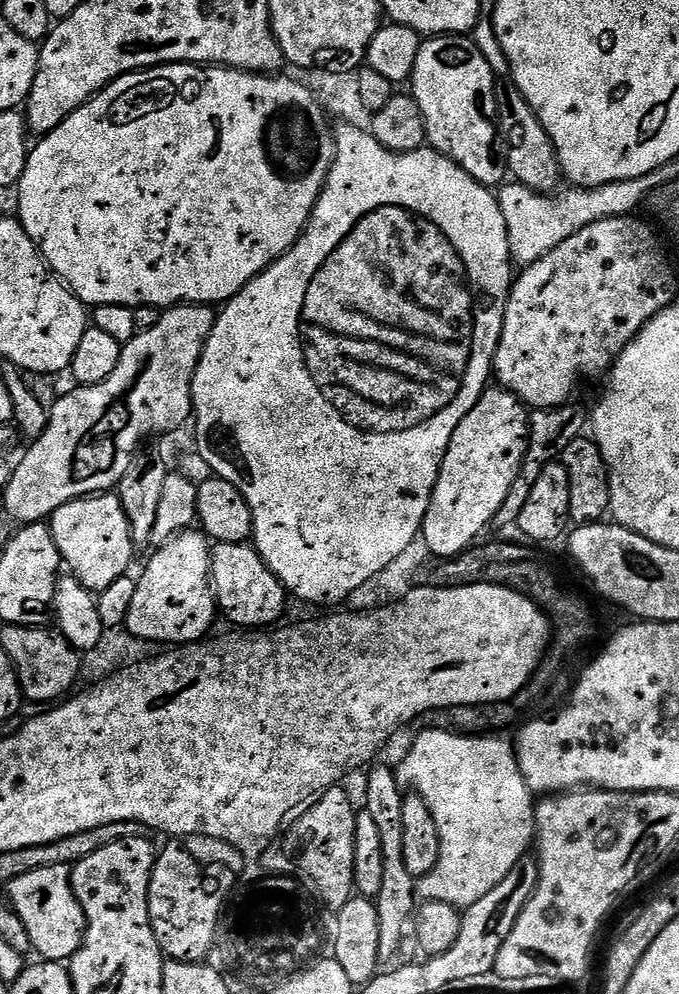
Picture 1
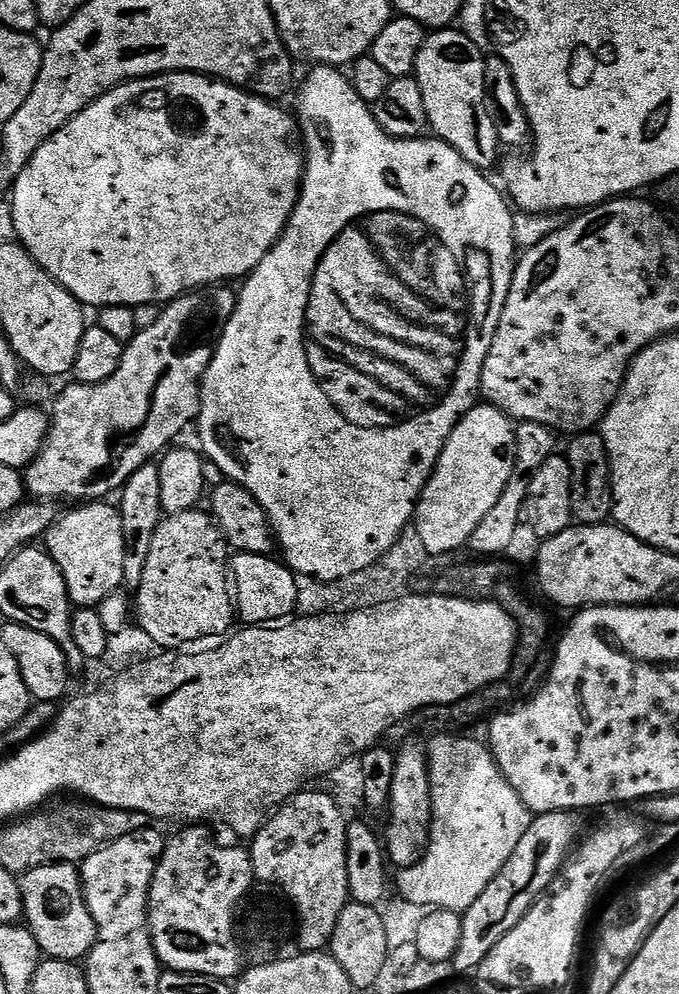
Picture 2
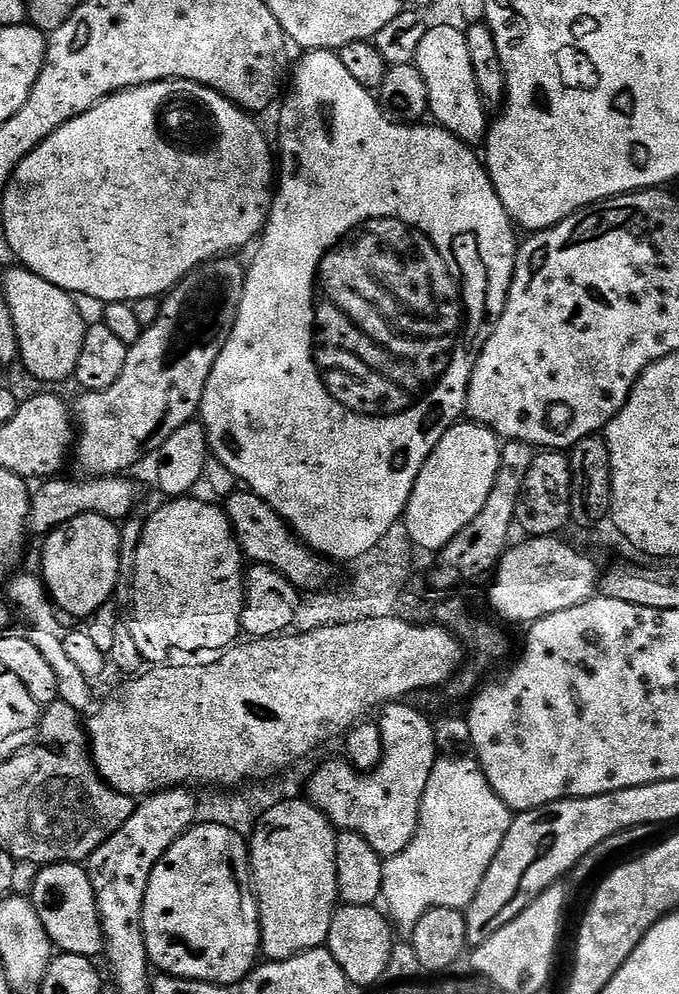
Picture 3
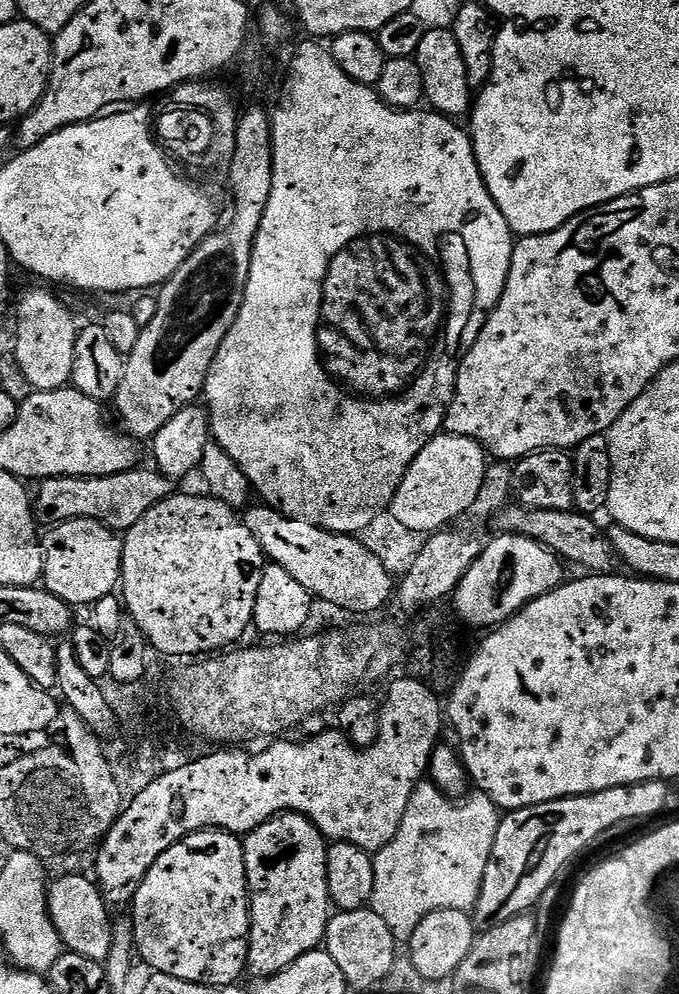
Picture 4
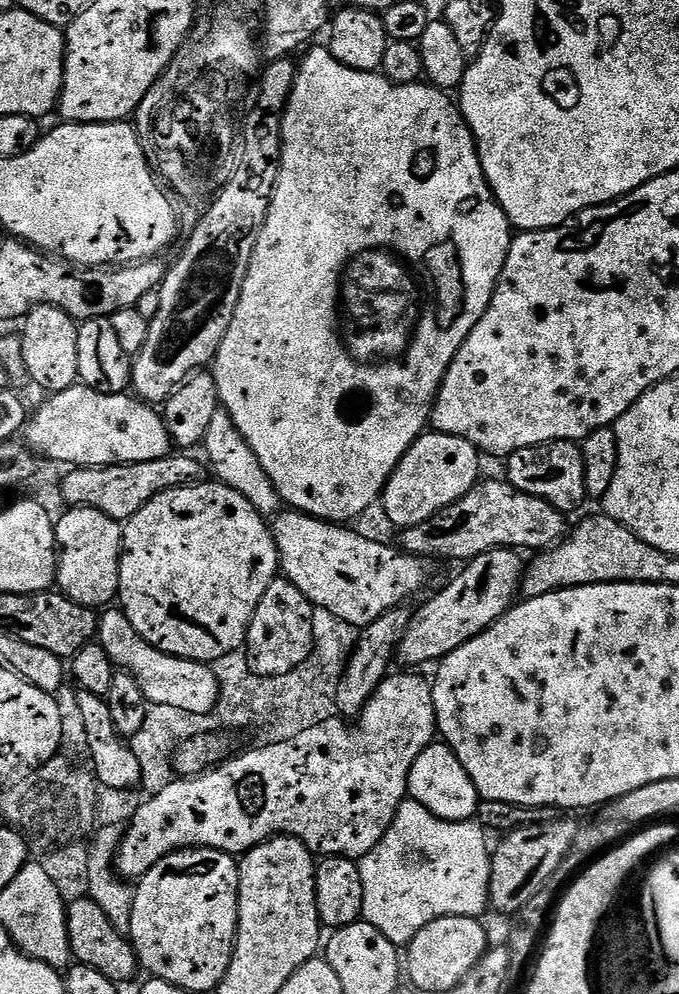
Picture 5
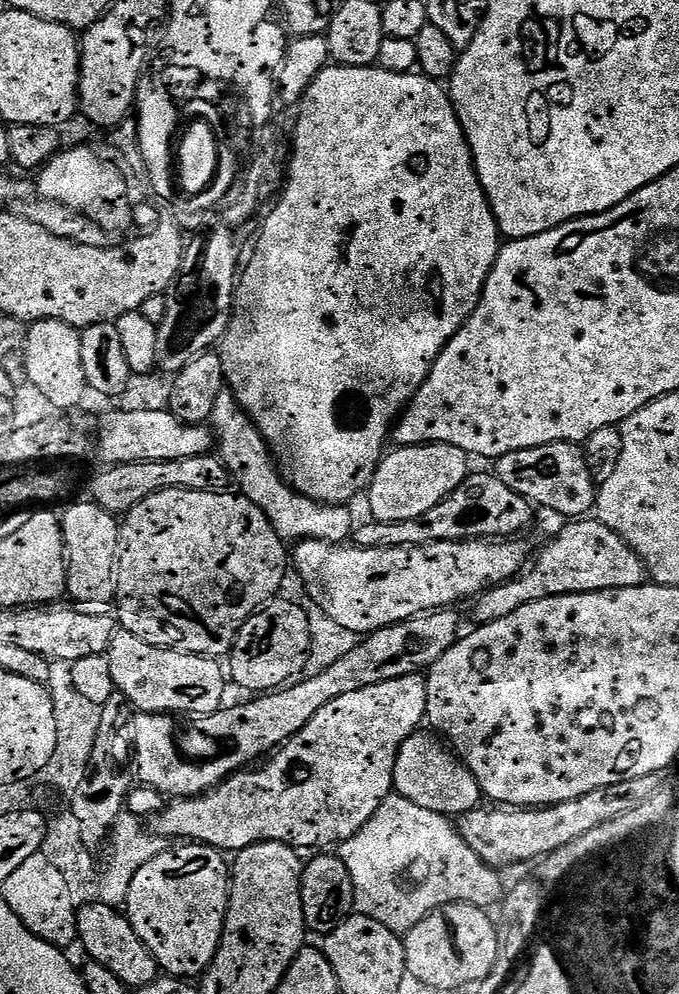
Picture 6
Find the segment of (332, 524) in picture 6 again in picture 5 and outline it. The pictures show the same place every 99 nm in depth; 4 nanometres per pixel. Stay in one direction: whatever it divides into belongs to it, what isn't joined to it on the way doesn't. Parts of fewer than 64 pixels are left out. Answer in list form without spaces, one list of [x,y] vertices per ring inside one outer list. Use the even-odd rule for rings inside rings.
[[[221,410],[214,414],[210,426],[206,426],[202,451],[208,455],[208,464],[216,475],[213,477],[230,490],[238,490],[238,494],[242,494],[242,498],[246,498],[246,502],[250,502],[250,506],[254,506],[261,516],[272,518],[281,511],[282,501],[274,490],[274,482],[266,478],[266,470],[262,470],[258,458],[254,458],[254,450],[250,450],[228,412]]]

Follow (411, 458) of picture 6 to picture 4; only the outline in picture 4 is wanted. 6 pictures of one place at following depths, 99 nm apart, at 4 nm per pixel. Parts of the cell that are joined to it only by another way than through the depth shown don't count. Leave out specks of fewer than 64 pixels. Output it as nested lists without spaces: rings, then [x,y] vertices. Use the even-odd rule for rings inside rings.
[[[437,434],[420,451],[418,458],[410,462],[410,470],[406,470],[406,478],[402,478],[394,494],[390,511],[407,530],[417,534],[435,534],[447,529],[451,520],[471,509],[478,498],[478,490],[482,490],[482,478],[489,463],[486,450],[476,440]]]

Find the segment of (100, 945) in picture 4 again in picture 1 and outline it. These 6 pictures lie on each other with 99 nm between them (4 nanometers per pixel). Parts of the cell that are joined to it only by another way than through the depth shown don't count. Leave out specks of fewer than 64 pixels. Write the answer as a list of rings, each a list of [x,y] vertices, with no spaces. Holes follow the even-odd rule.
[[[48,864],[45,868],[29,867],[6,886],[10,906],[22,918],[26,934],[30,934],[35,955],[57,962],[71,961],[72,955],[84,947],[84,927],[88,925],[82,906],[72,889],[69,865]]]

